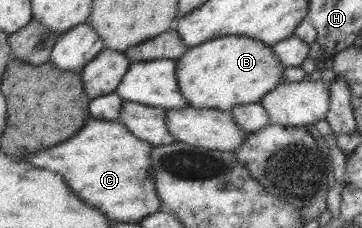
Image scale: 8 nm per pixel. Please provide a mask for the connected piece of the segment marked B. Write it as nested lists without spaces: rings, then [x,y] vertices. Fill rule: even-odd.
[[[221,36],[188,47],[175,65],[178,91],[194,108],[229,111],[236,105],[258,103],[284,81],[285,66],[278,62],[271,47],[246,36]]]

